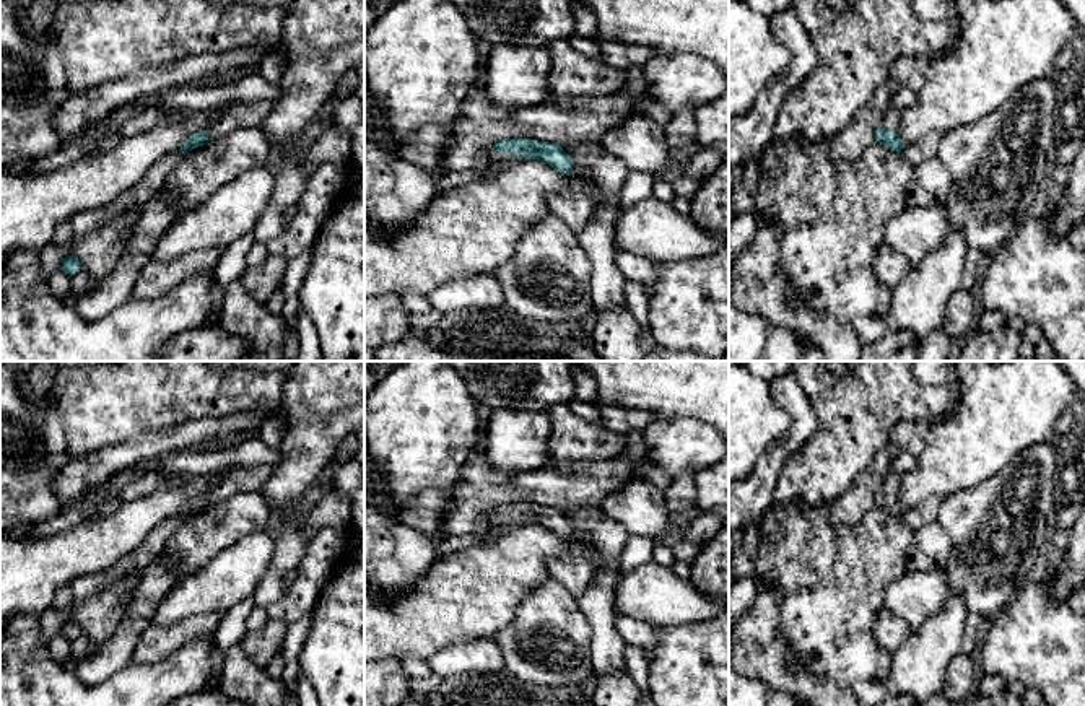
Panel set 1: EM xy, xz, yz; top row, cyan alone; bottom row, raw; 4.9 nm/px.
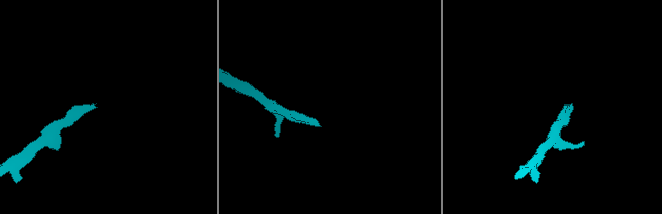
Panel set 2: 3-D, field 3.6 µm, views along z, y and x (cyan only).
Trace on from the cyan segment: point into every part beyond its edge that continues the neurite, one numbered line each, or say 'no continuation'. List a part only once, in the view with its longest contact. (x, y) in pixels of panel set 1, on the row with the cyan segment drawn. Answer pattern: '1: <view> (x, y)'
1: yz (890, 119)

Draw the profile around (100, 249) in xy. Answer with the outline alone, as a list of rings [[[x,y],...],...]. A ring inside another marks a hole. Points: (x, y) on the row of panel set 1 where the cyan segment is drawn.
[[[135,208],[114,218],[111,223],[73,238],[68,255],[78,257],[83,268],[101,283],[119,262],[119,257],[138,223],[140,213],[142,208]]]

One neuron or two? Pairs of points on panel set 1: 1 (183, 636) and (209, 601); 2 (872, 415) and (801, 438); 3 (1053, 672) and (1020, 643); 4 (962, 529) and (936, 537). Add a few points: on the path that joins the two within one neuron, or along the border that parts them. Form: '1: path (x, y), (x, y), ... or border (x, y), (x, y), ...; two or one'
1: border (222, 612), (194, 614), (163, 627); two
2: border (810, 397), (819, 430), (786, 461); two
3: path (1045, 664), (1028, 651); one
4: border (936, 521), (950, 544), (949, 560), (942, 568); two

